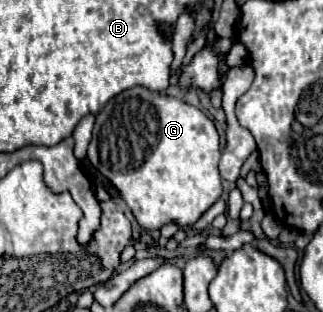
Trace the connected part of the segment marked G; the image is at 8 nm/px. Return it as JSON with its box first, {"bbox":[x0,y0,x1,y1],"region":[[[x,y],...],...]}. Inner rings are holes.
{"bbox":[87,87,221,229],"region":[[[133,87],[113,97],[97,115],[93,137],[87,149],[91,165],[105,175],[121,193],[143,229],[161,229],[165,223],[175,221],[179,225],[195,223],[221,195],[219,175],[219,135],[211,119],[197,107],[163,93],[155,93],[147,87]]]}

